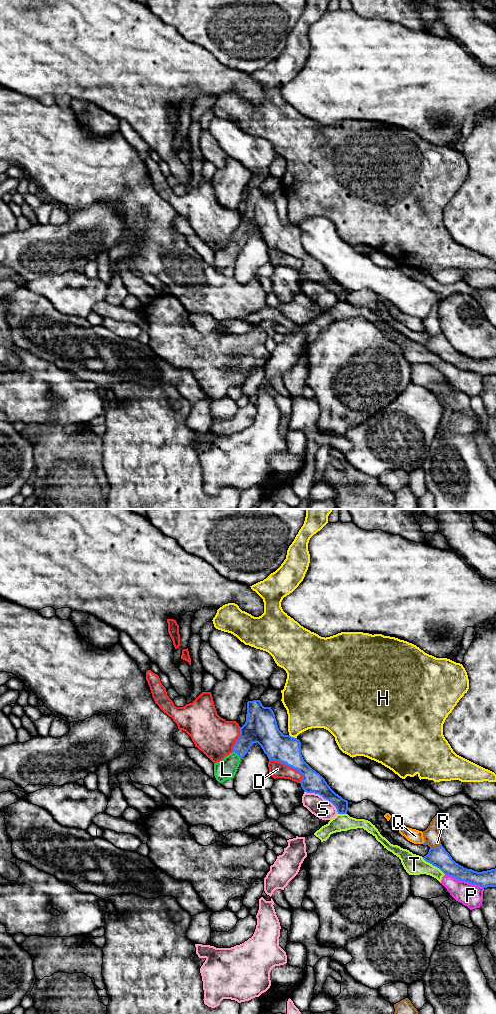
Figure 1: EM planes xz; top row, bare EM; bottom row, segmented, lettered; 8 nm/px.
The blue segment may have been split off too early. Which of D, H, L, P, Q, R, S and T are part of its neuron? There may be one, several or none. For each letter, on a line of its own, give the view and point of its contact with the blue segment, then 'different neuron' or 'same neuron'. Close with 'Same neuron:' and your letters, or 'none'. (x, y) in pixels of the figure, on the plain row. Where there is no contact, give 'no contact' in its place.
D: xz (289, 254) | different neuron
H: xz (293, 225) | different neuron
L: xz (237, 241) | same neuron
P: xz (464, 368) | different neuron
Q: no contact | different neuron
R: xz (436, 335) | different neuron
S: xz (323, 285) | different neuron
T: xz (433, 353) | different neuron
Same neuron: L

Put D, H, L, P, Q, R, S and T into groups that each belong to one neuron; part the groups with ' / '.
D / H / L / P T / Q / R / S

